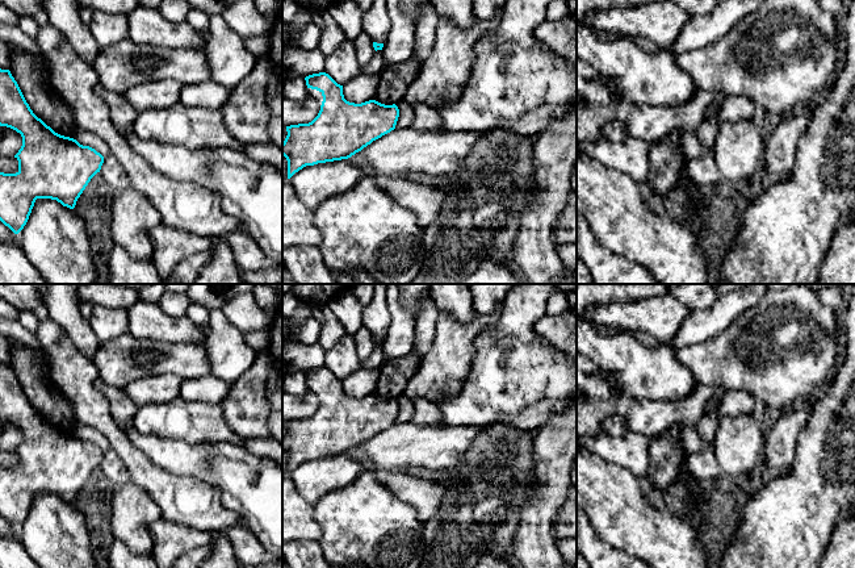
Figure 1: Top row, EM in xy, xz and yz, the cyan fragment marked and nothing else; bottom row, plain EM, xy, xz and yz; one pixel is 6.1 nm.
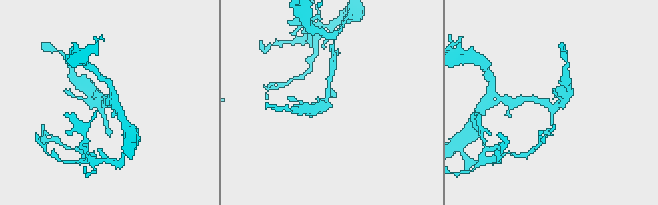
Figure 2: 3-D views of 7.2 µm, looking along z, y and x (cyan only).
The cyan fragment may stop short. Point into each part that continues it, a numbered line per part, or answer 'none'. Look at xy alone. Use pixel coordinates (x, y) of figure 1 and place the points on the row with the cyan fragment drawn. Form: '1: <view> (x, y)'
none

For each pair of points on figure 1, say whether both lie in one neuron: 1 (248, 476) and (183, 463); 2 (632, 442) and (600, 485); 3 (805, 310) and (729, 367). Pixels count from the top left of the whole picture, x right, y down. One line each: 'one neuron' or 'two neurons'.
1: one neuron
2: two neurons
3: one neuron

